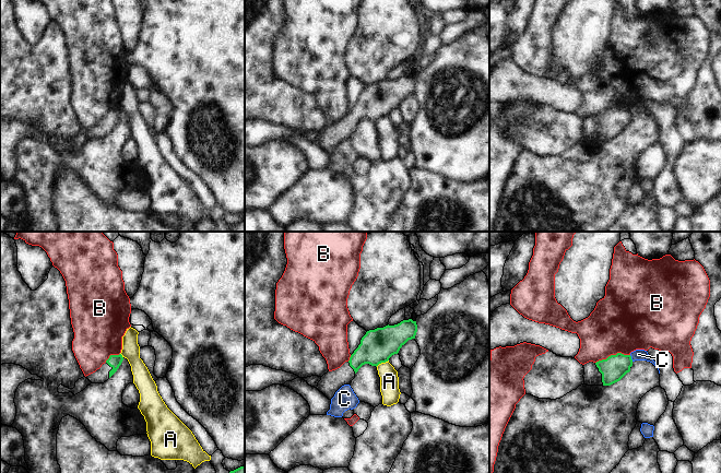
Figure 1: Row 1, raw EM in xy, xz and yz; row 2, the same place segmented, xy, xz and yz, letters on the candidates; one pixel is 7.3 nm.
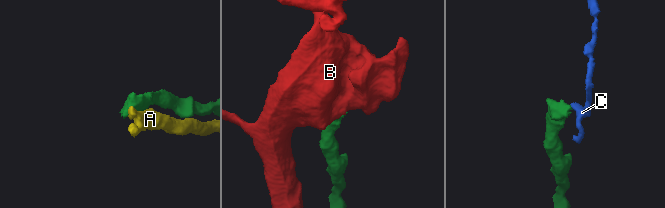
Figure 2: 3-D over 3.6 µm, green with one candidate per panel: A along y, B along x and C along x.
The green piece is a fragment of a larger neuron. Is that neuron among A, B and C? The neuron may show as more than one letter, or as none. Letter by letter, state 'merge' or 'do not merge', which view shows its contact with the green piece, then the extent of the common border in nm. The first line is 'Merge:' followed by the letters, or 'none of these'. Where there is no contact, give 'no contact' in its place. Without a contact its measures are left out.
Merge: none of these
A: do not merge | xz | 110 nm
B: do not merge | yz | 260 nm
C: do not merge | yz | 50 nm

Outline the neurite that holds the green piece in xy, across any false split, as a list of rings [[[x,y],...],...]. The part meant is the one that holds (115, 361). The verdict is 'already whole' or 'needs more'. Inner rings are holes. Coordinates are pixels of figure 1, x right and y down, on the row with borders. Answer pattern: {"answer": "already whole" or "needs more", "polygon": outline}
{"answer": "needs more", "polygon": [[[121,354],[110,355],[109,358],[106,360],[106,363],[103,364],[99,369],[86,376],[86,378],[92,383],[104,383],[117,371],[122,360],[123,360],[123,357]]]}

